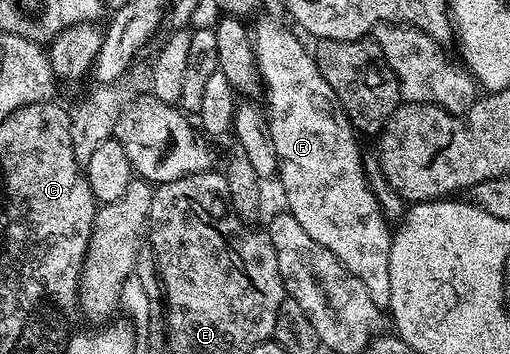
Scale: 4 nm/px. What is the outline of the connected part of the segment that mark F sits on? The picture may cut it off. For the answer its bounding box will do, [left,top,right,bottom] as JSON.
[251,19,392,309]

